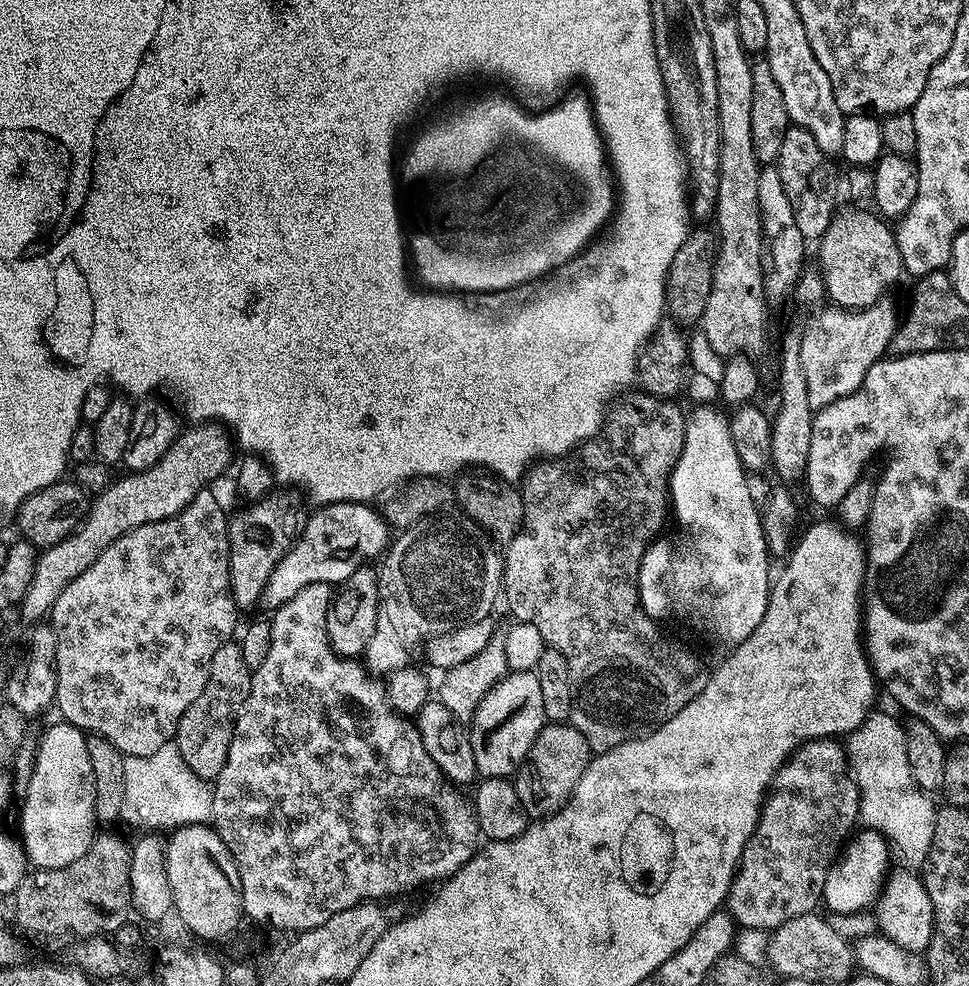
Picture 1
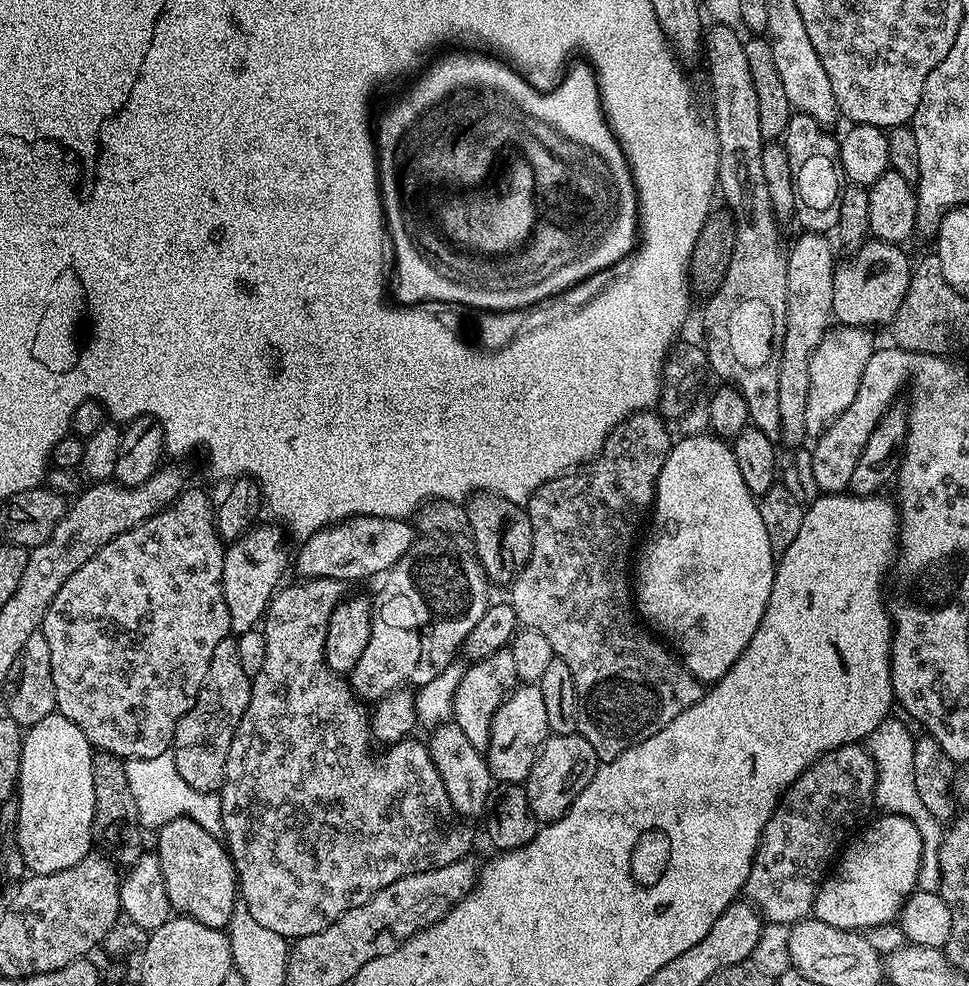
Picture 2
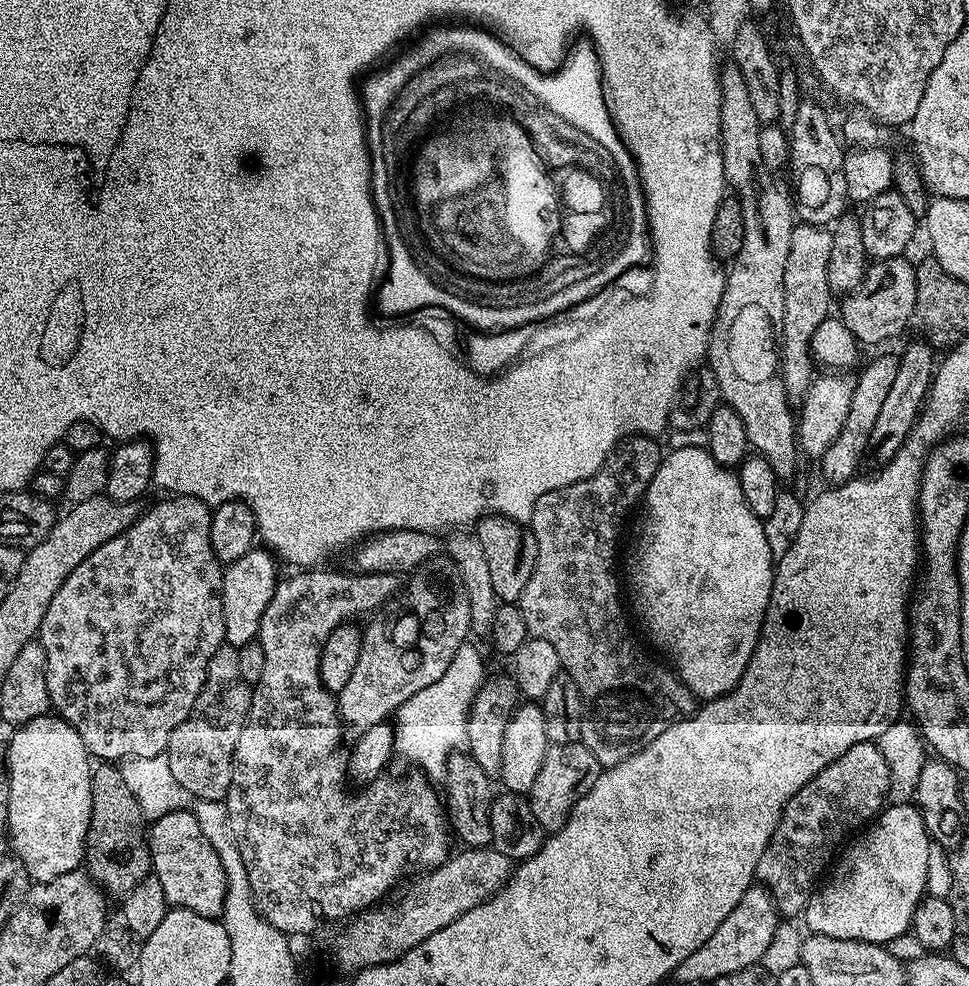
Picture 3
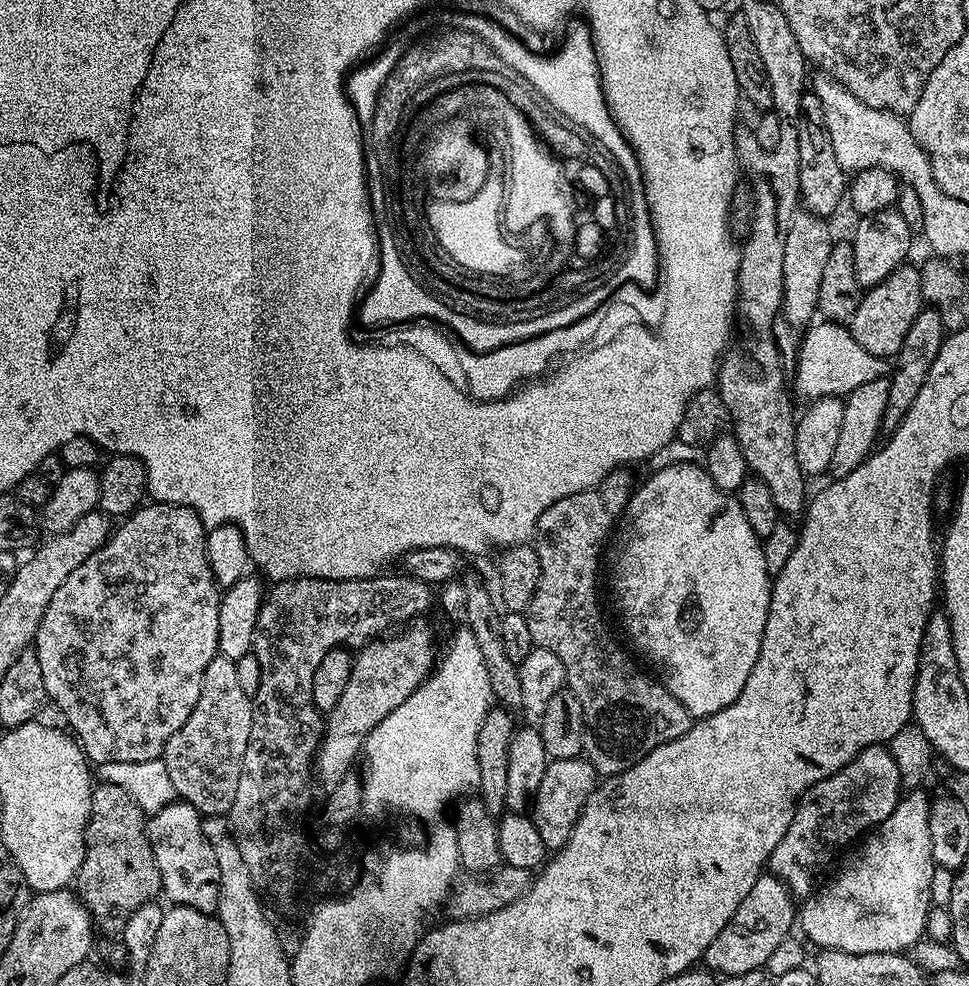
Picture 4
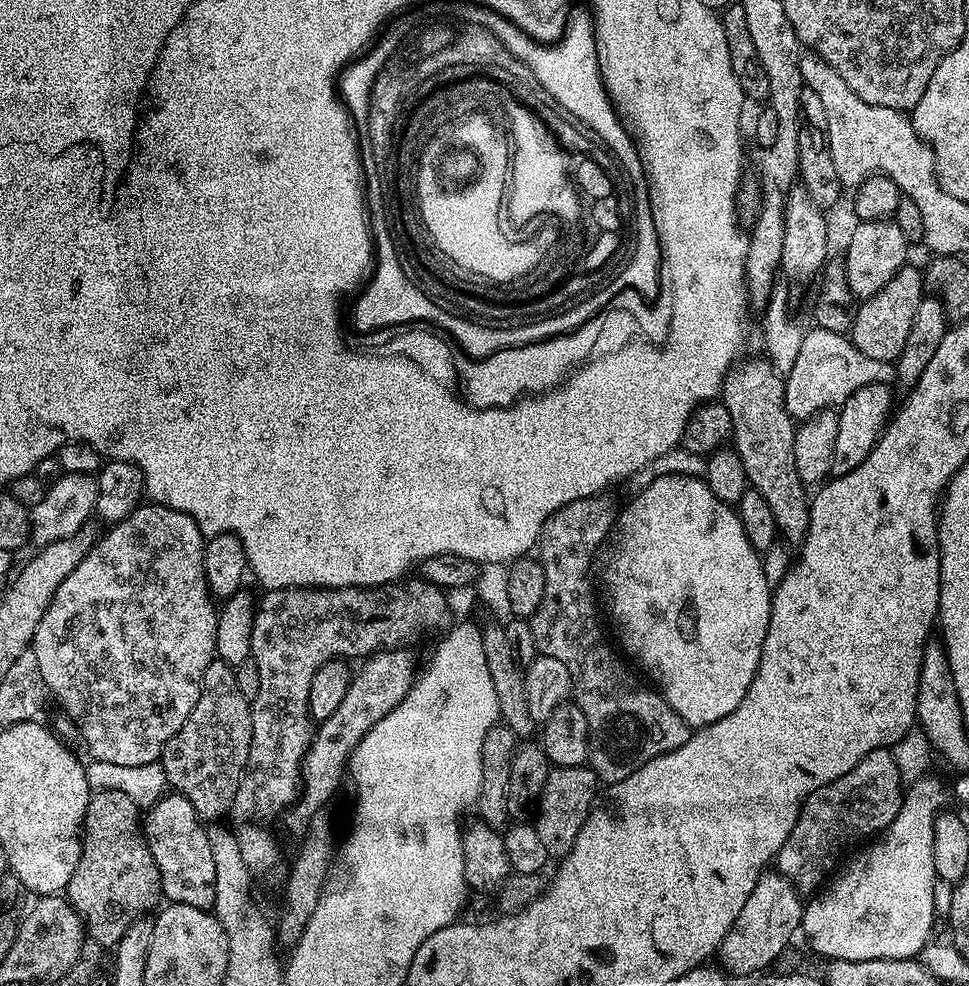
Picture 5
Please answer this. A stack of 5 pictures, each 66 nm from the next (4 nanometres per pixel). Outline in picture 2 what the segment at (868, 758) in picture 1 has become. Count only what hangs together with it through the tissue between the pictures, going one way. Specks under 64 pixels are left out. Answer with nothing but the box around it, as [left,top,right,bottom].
[866,718,942,893]

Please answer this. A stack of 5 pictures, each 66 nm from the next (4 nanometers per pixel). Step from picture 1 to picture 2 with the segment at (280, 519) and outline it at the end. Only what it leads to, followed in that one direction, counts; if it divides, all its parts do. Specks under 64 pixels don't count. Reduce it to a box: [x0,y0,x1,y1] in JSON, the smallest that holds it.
[222,523,290,633]

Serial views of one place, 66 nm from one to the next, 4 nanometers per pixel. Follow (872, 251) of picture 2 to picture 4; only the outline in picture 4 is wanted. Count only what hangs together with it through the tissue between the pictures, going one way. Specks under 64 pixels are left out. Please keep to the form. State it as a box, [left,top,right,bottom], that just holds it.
[852,262,924,358]

